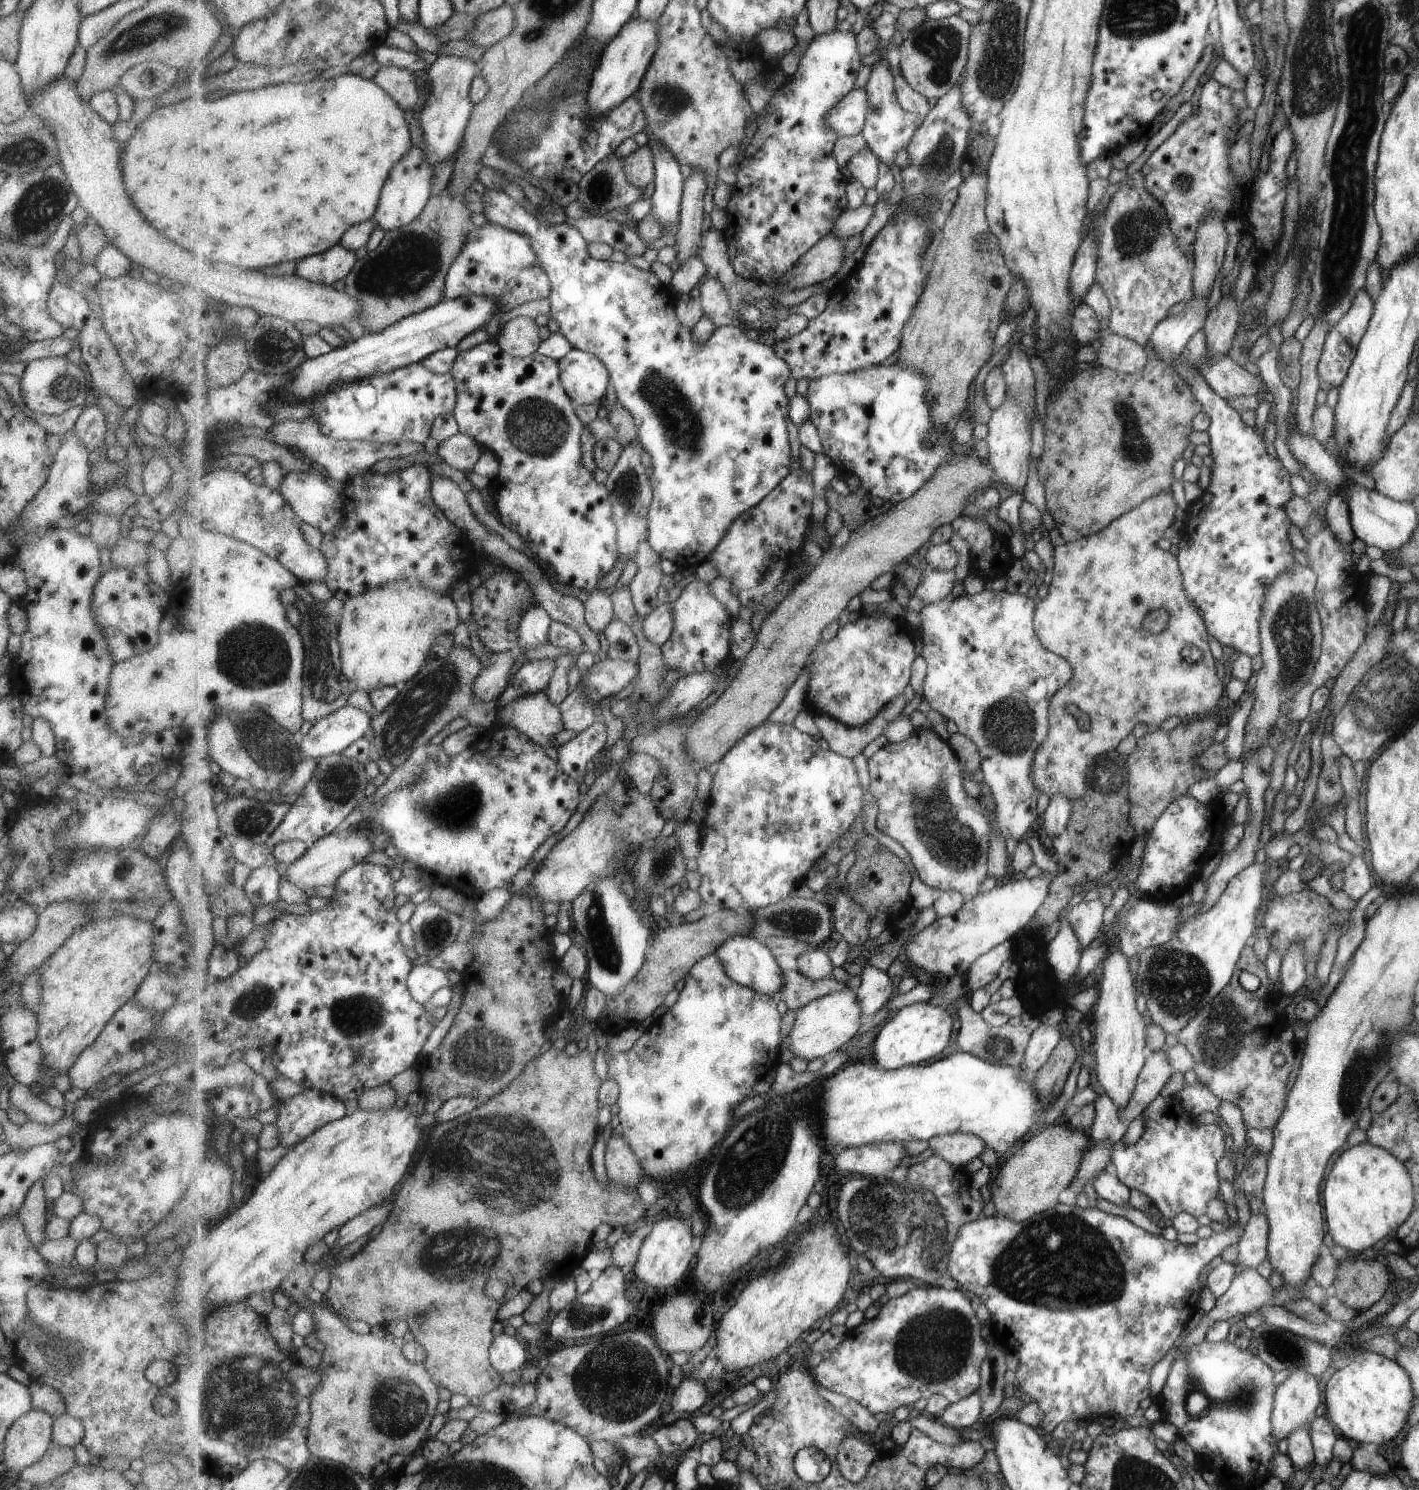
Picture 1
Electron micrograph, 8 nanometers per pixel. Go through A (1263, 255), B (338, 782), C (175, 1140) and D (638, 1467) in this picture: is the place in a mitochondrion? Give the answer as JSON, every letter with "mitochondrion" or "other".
{"A":"other","B":"mitochondrion","C":"mitochondrion","D":"other"}

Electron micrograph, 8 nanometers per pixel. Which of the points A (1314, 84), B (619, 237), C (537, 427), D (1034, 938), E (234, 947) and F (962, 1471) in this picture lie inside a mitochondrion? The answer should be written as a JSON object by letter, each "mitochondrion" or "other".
{"A":"mitochondrion","B":"other","C":"mitochondrion","D":"other","E":"other","F":"other"}

